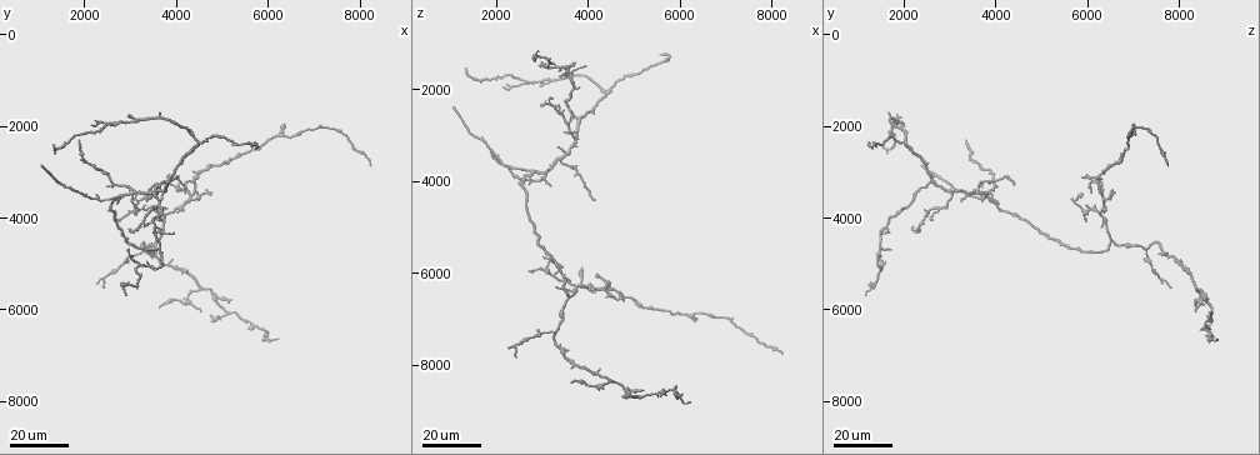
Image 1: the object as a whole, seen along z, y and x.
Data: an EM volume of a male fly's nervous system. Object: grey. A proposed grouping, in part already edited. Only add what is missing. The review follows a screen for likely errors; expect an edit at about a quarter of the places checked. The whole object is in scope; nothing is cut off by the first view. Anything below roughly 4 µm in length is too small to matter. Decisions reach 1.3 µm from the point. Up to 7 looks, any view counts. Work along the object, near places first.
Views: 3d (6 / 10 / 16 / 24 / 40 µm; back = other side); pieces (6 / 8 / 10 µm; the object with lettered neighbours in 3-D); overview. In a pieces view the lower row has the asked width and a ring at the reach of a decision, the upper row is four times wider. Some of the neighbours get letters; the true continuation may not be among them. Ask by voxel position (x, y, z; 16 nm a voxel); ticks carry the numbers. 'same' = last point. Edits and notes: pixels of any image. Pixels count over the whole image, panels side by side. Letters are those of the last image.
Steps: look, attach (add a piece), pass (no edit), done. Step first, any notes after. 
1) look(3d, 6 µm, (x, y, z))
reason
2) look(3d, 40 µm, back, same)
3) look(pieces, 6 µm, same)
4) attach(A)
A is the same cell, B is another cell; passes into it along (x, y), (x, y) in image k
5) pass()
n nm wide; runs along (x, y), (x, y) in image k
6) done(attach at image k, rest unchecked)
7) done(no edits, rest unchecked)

look(3d, 16 µm, (1100, 2850, 2350))

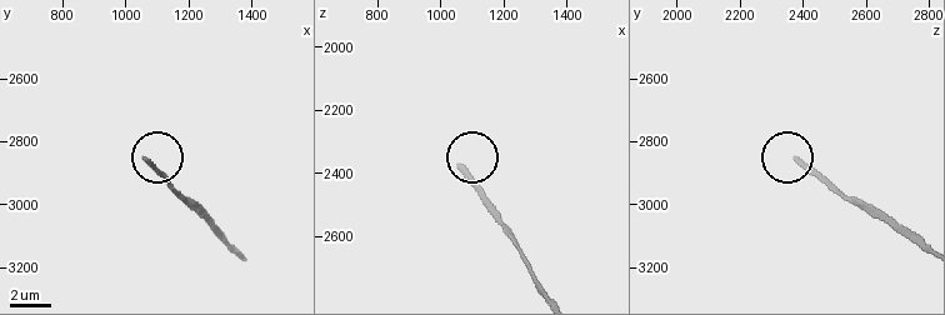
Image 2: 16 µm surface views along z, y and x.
look(pieces, 10 µm, (1060, 2860, 2380))

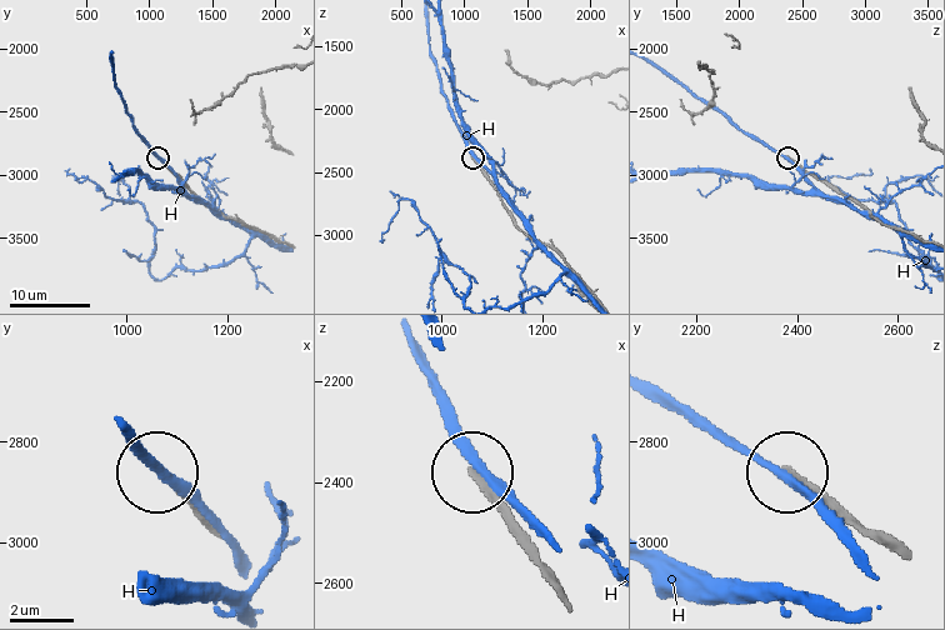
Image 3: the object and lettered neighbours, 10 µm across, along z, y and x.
pass()
240 nm wide; H is another cell; runs along (880, 540), (786, 479) in image 3; no lettered piece goes on from it

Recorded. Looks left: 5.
look(3d, 16 µm, (1850, 2300, 3300))
long arm stops here

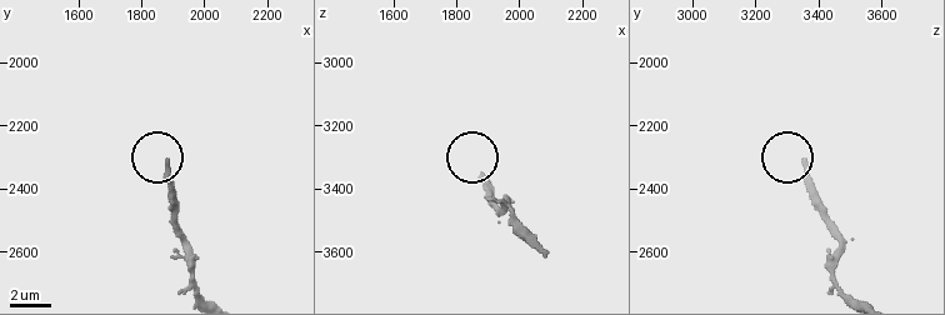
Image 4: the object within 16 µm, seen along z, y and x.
look(pieces, 8 µm, (1890, 2320, 3350))

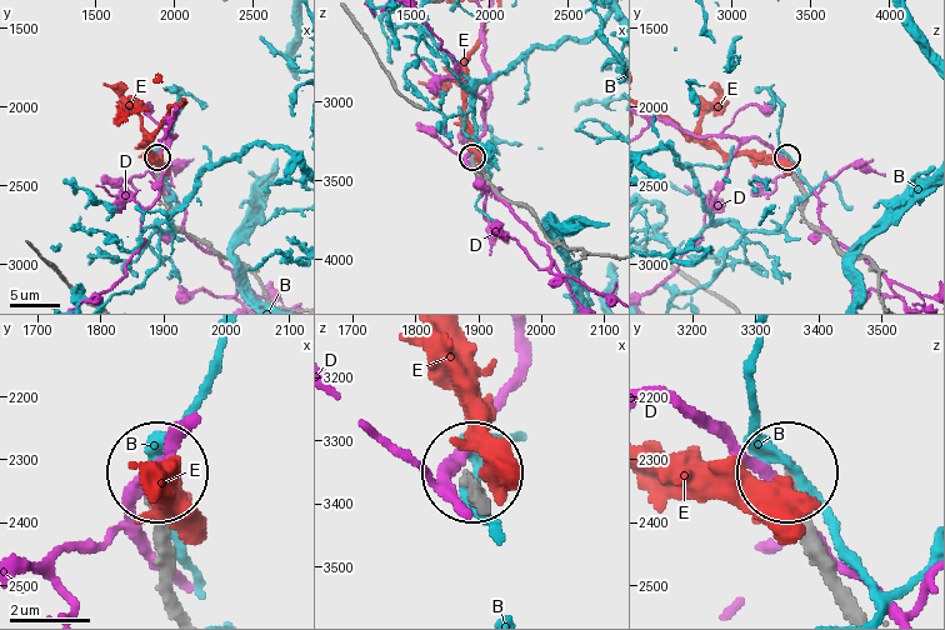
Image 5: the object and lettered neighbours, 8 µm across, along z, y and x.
pass()
B, D and E are other cells; runs along (878, 273), (808, 220), (788, 159) in image 5; no lettered piece goes on from it

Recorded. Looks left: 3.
look(3d, 16 µm, (2400, 5450, 7850))
an open end

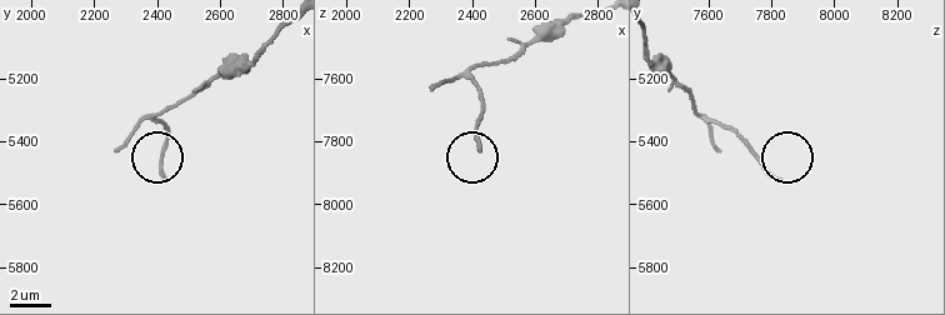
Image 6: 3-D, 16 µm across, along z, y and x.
look(pieces, 8 µm, (2420, 5530, 7820))
see the neighbours

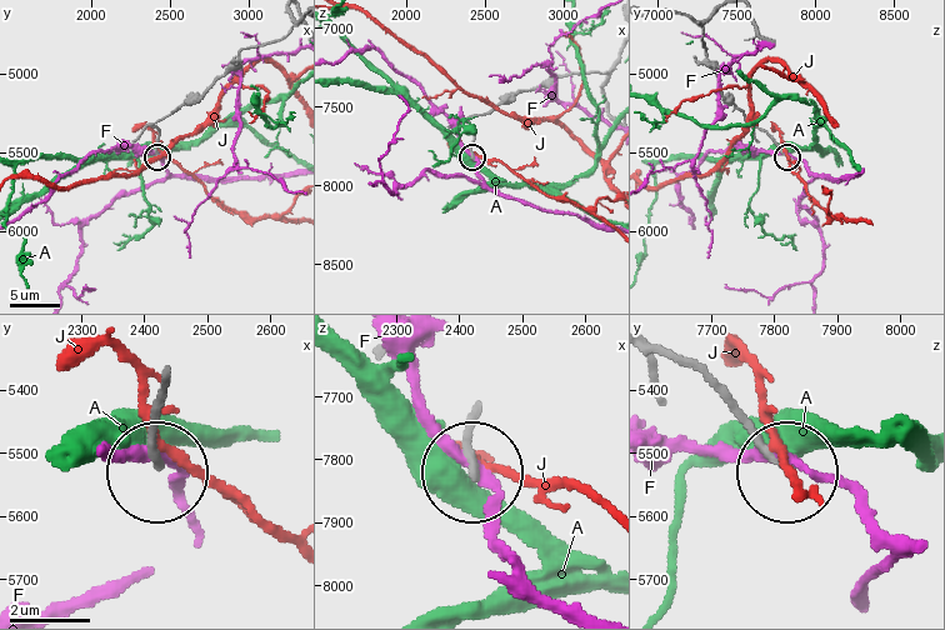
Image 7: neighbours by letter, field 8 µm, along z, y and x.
pass()
A, F and J are other cells; runs along (478, 408), (470, 465) in image 7; no lettered piece goes on from it

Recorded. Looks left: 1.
done(no edits, rest unchecked)

